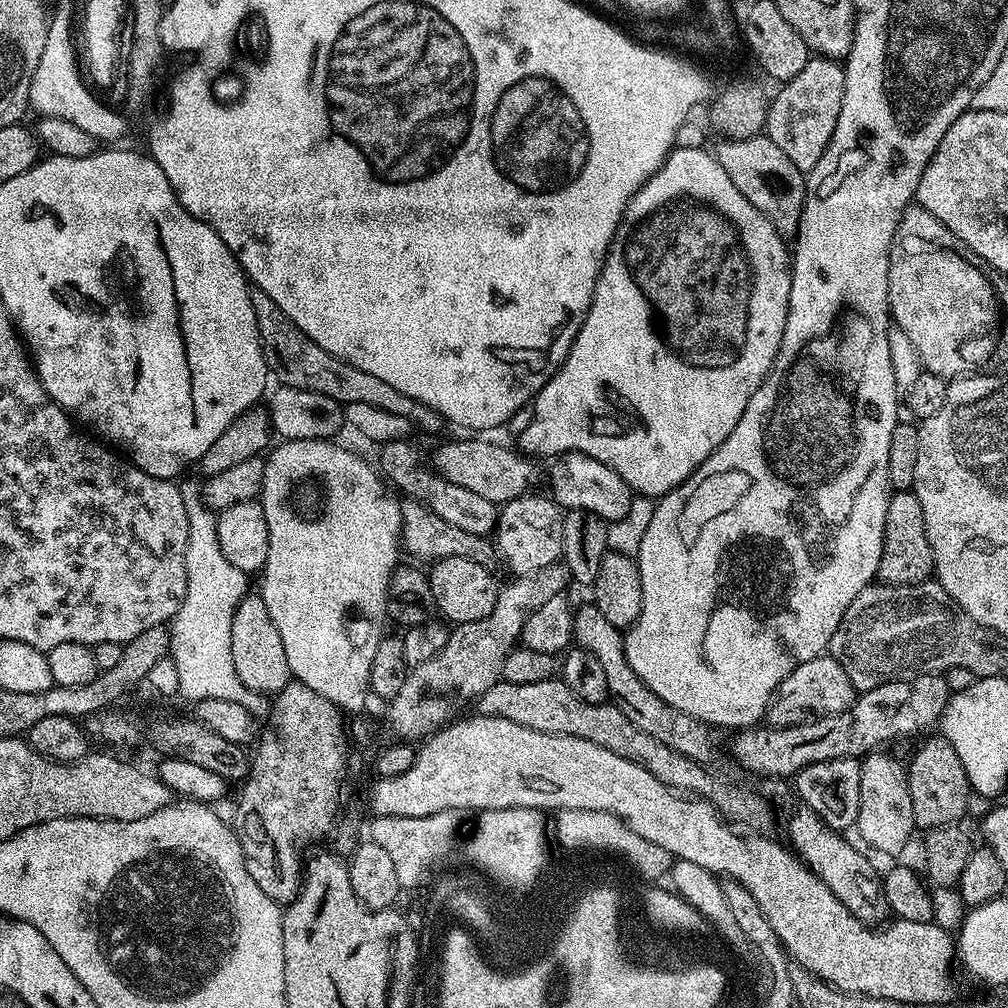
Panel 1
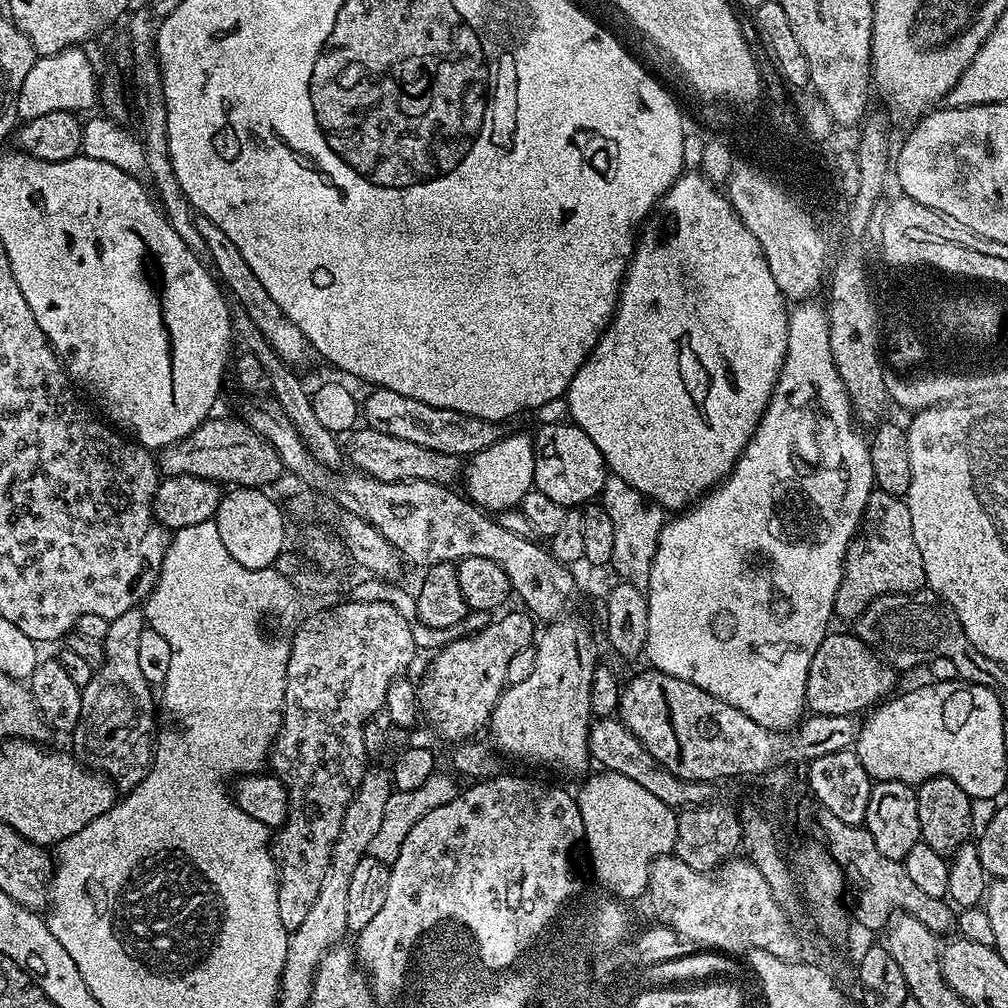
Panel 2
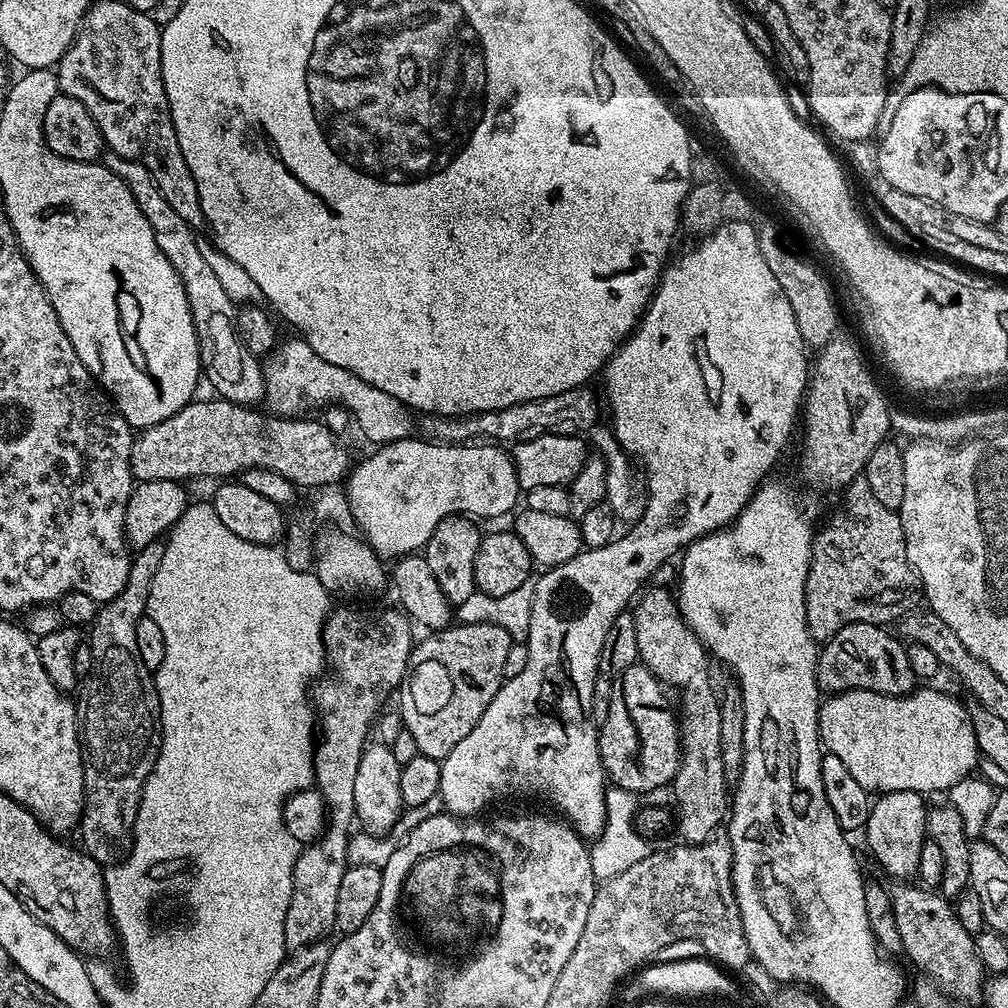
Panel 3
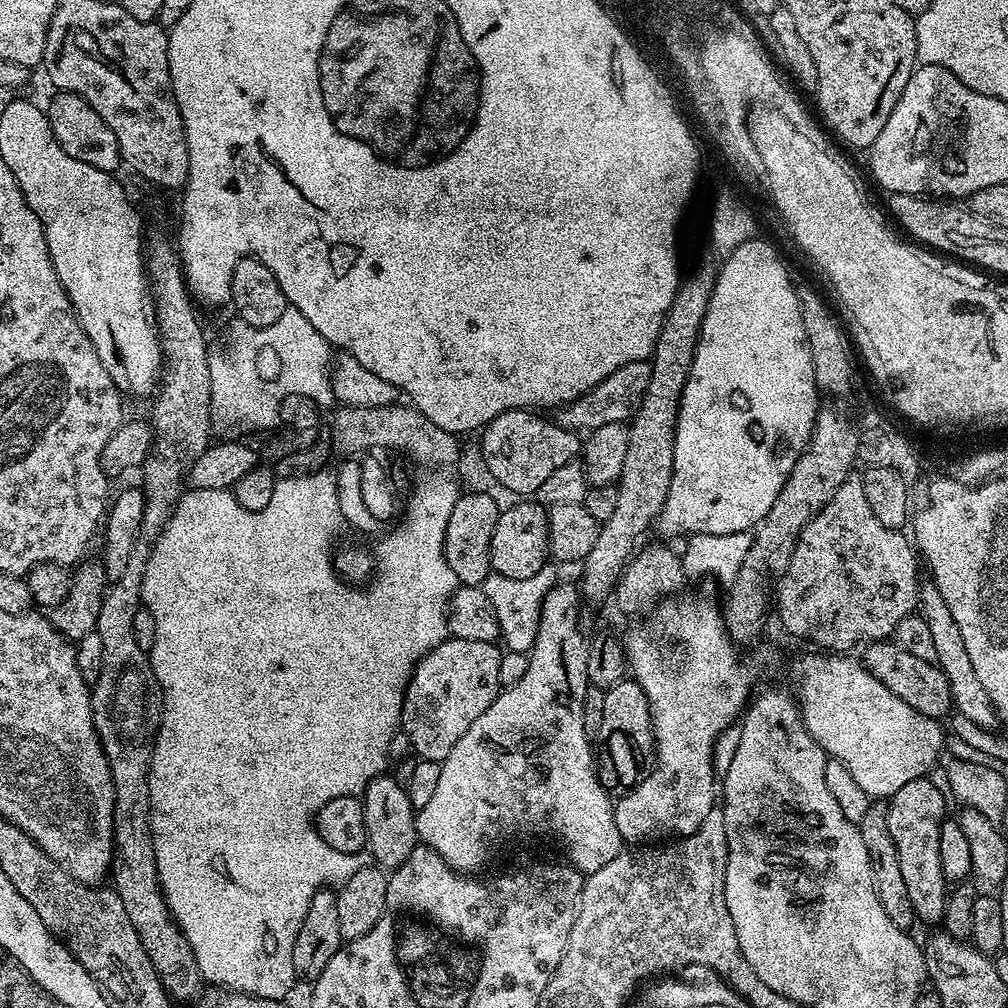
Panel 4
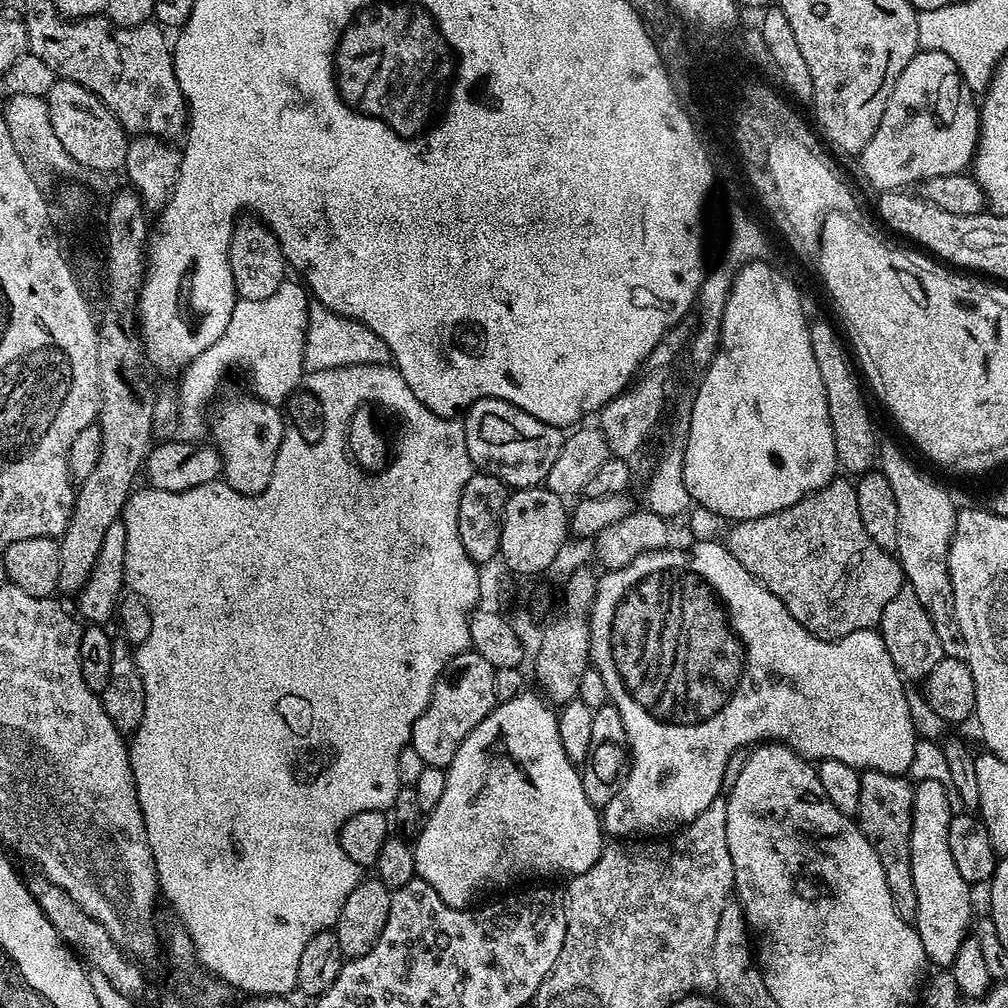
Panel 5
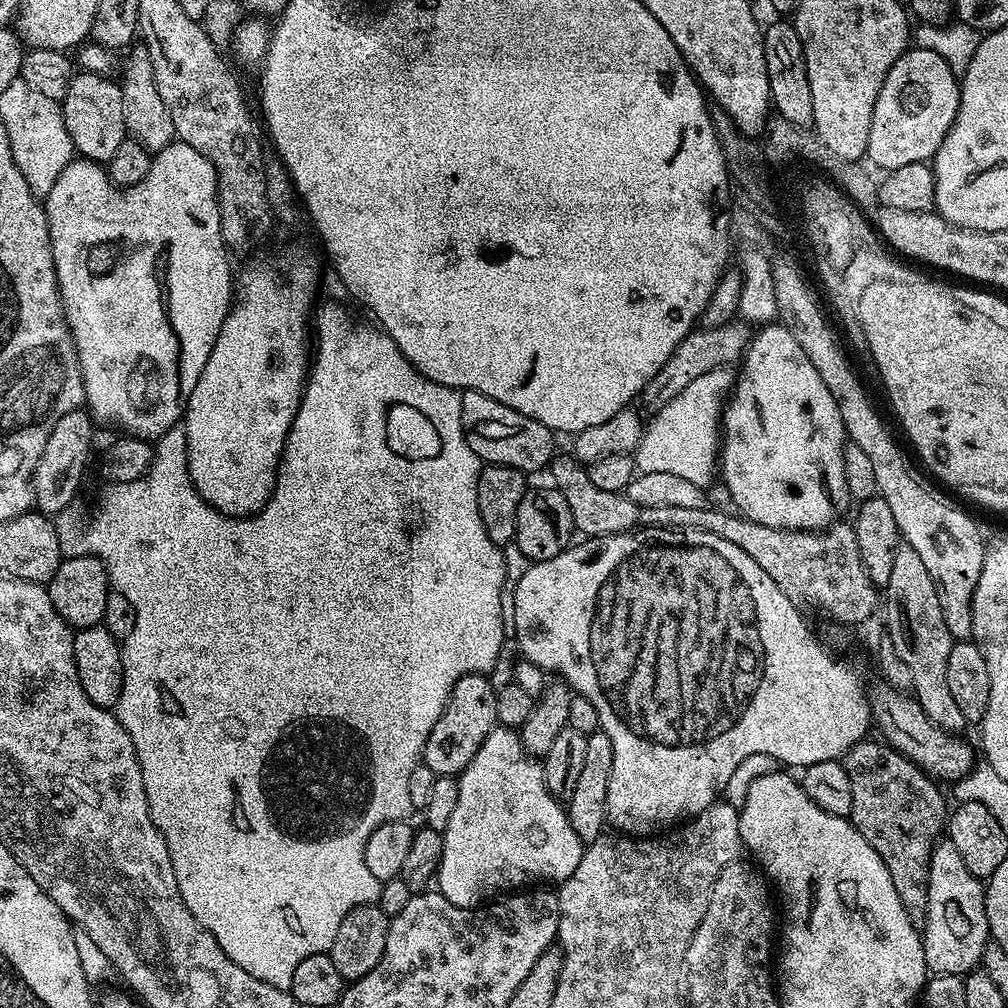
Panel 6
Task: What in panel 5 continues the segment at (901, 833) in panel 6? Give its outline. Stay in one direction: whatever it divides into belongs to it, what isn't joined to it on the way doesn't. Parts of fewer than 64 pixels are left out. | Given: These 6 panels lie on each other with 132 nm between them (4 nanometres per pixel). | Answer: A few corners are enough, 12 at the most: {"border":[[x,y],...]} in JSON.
{"border":[[860,772],[855,819],[890,886],[915,921],[910,874],[913,785]]}

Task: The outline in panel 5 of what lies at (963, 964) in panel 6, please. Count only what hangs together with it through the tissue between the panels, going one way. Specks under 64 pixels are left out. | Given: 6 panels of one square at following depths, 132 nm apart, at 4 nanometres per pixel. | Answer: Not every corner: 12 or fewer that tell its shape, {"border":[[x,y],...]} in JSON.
{"border":[[945,781],[912,794],[914,927],[950,966],[974,924],[973,889],[950,854]]}

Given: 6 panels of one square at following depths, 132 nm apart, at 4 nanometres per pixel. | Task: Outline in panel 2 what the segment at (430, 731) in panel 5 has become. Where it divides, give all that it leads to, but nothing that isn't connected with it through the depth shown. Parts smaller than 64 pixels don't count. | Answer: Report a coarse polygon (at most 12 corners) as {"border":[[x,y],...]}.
{"border":[[505,611],[449,639],[418,684],[444,740],[492,718],[506,665],[529,647],[531,615]]}

